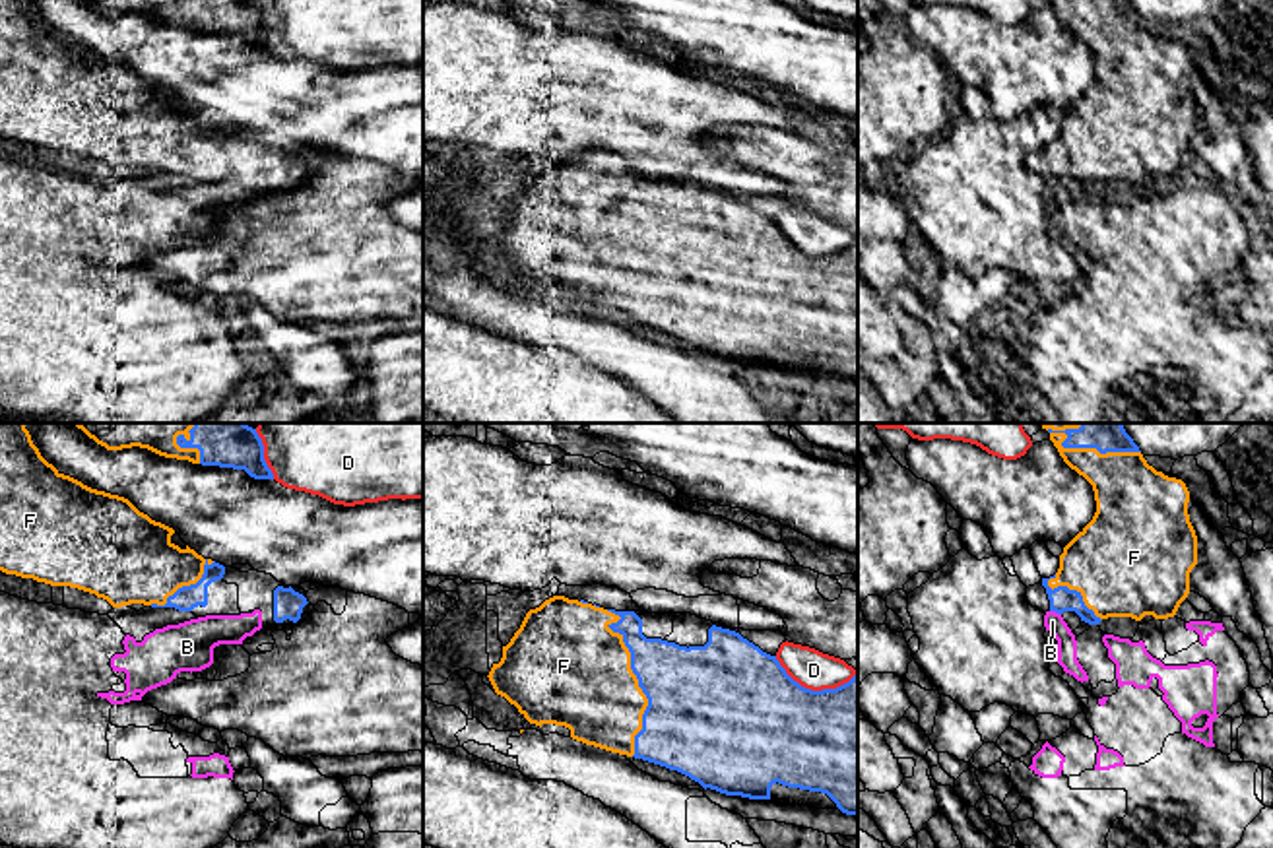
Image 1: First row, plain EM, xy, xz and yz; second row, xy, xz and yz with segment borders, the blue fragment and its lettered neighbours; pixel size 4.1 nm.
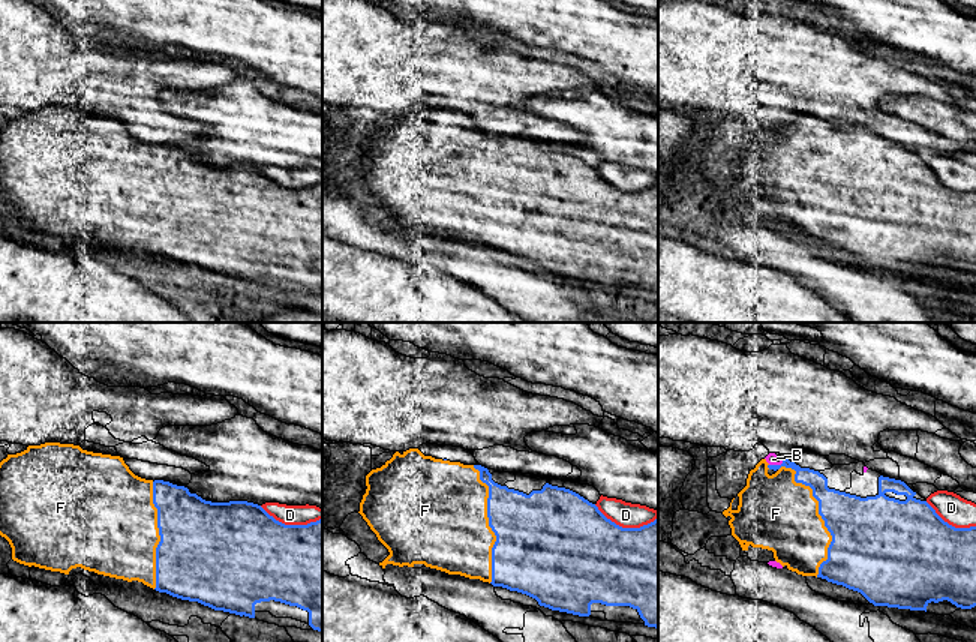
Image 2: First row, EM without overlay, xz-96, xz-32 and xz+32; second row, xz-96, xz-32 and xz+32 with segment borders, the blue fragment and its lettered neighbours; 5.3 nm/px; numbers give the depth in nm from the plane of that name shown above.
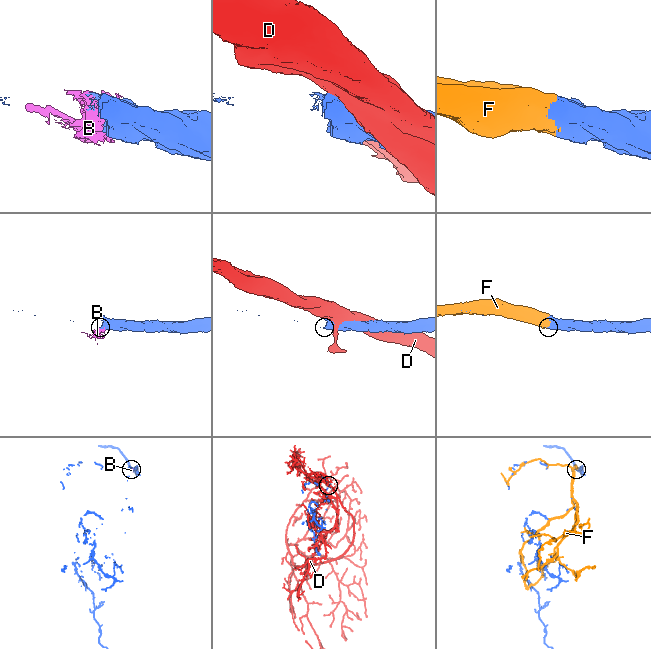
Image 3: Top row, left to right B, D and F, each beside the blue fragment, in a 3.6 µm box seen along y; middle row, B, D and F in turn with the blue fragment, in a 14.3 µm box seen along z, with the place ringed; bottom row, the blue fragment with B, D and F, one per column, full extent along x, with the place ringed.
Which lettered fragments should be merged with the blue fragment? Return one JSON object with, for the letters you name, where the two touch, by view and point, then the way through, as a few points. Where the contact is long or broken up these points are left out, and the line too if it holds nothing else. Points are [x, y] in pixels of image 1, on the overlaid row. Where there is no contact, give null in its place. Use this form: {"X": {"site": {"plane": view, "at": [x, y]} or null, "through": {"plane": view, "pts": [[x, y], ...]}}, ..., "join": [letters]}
{"F": {"site": {"plane": "xz", "at": [637, 678]}}, "join": ["F"]}

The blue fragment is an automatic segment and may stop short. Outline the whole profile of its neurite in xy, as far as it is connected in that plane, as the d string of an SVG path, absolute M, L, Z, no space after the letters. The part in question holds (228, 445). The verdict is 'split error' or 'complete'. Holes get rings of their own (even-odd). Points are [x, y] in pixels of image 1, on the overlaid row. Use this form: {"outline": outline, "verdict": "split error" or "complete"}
{"outline": "M72 423L107 450L147 448L165 458L245 470L274 479L264 444L246 423Z", "verdict": "split error"}

